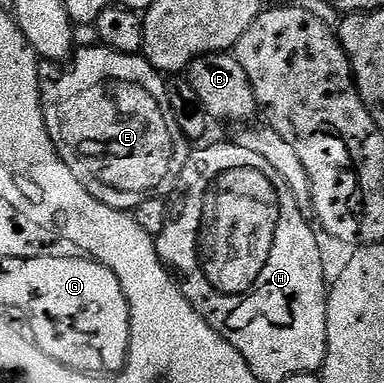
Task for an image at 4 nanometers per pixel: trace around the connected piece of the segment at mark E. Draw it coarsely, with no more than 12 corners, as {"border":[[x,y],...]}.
{"border":[[103,44],[40,68],[54,148],[102,204],[168,166],[150,98],[110,98],[142,68]]}

